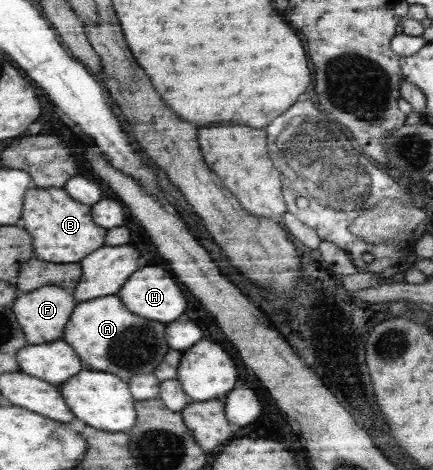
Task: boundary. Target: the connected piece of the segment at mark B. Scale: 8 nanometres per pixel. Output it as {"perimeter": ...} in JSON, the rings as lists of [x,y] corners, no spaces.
{"perimeter":[[[51,187],[47,190],[43,188],[29,189],[25,196],[25,228],[37,238],[37,258],[45,258],[47,262],[79,262],[85,258],[85,254],[95,252],[97,248],[105,246],[105,234],[107,230],[97,226],[91,218],[91,208],[87,204],[77,202],[72,196],[69,196],[63,188]]]}

